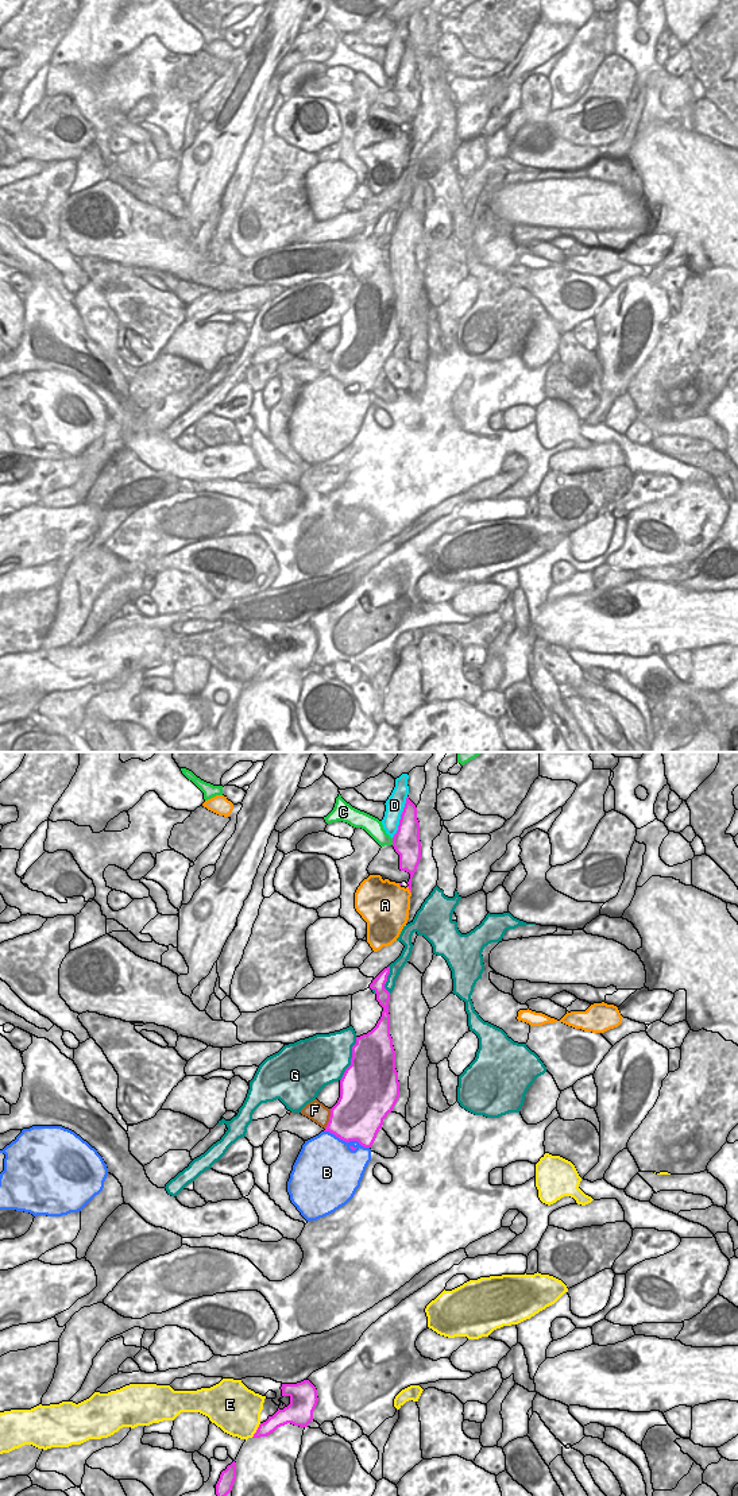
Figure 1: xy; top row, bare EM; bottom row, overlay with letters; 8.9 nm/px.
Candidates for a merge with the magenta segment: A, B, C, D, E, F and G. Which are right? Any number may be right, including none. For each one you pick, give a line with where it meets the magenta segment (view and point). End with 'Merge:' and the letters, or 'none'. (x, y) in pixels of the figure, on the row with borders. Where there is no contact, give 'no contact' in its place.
Merge: none

